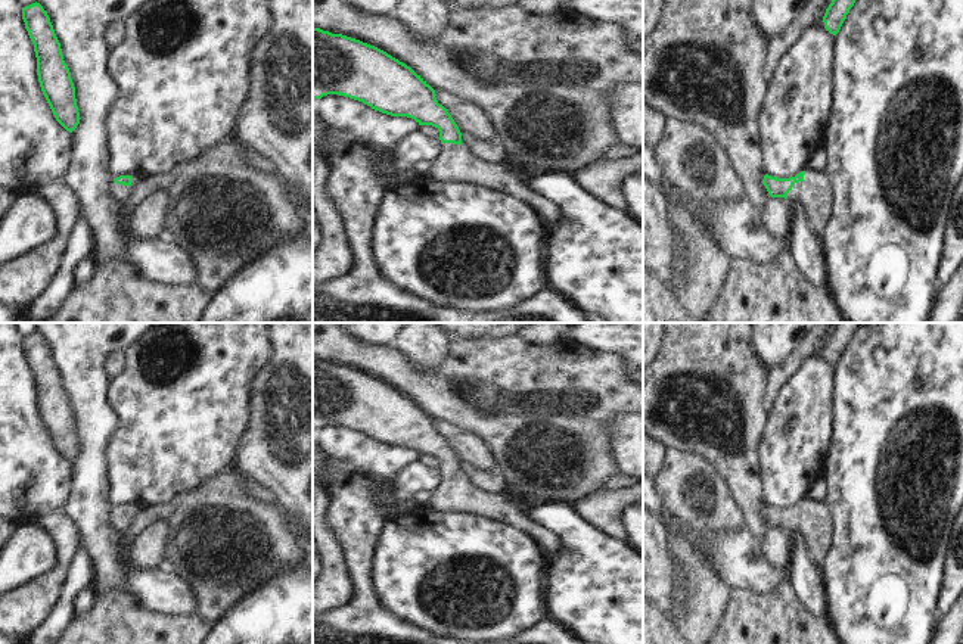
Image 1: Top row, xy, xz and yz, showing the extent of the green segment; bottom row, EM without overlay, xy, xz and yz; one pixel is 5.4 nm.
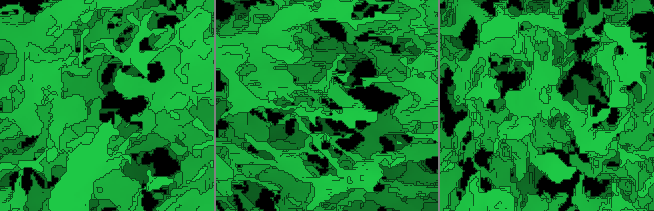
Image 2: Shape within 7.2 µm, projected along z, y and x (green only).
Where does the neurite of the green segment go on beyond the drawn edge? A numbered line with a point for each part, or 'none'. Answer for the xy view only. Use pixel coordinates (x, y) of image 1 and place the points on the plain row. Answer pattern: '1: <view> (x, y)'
1: xy (120, 522)

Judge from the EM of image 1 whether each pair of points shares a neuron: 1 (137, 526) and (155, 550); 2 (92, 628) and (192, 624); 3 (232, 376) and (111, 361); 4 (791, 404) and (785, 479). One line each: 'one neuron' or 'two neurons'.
1: two neurons
2: one neuron
3: two neurons
4: one neuron

